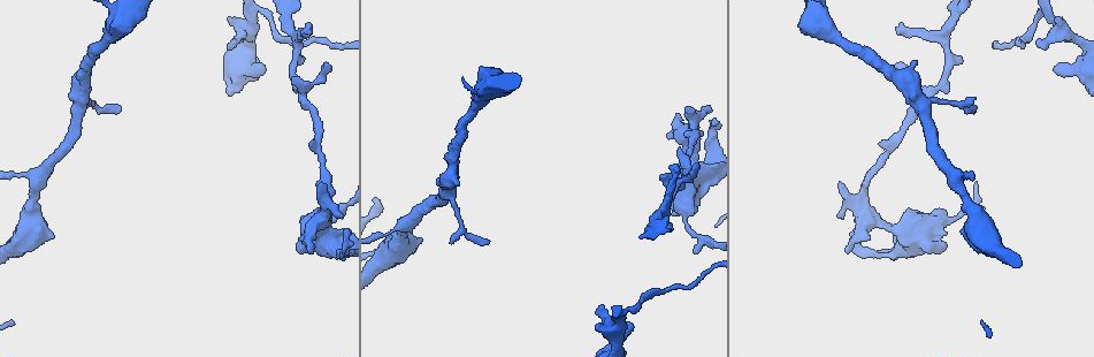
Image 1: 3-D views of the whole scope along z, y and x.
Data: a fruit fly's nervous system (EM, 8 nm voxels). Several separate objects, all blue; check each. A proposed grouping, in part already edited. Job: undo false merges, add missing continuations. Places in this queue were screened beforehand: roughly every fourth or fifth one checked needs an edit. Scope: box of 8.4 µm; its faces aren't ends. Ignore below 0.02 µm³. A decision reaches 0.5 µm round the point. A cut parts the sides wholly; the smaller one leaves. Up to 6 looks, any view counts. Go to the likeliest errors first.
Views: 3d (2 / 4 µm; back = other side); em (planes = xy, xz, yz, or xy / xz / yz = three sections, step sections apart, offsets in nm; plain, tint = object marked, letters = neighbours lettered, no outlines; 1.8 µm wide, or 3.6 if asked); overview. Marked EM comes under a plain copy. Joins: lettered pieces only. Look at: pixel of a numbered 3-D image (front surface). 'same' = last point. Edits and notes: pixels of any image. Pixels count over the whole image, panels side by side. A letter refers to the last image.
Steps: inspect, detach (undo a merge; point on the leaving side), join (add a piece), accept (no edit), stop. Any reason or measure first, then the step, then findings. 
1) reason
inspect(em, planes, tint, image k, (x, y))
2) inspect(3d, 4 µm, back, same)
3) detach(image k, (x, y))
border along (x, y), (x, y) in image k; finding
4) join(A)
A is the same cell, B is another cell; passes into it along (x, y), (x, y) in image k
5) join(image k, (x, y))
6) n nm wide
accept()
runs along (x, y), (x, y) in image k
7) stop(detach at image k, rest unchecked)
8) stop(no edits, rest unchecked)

small branch off a trunk
inspect(3d, 4 µm, back, image 1, (929, 227))

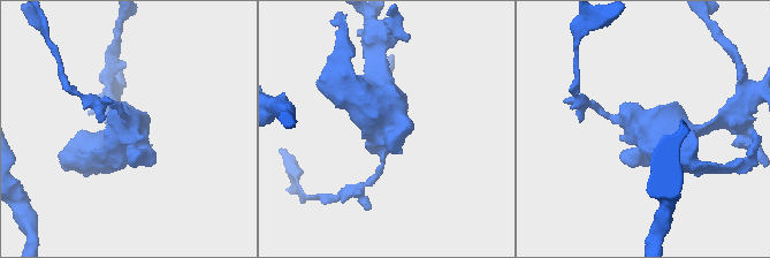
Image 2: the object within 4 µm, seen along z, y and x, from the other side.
3 arms
inspect(em, 3.6 µm, xz, step 16, tint, image 2, (641, 129))

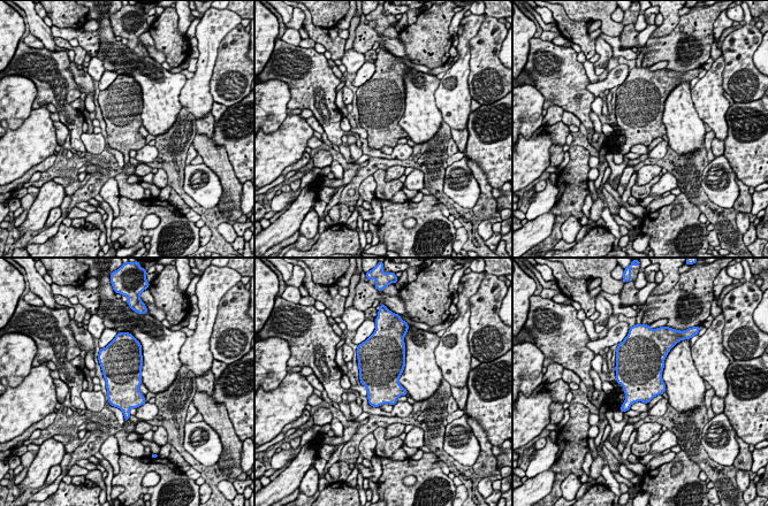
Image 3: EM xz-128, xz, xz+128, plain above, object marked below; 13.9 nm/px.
inspect(em, 3.6 µm, planes, letters, same)

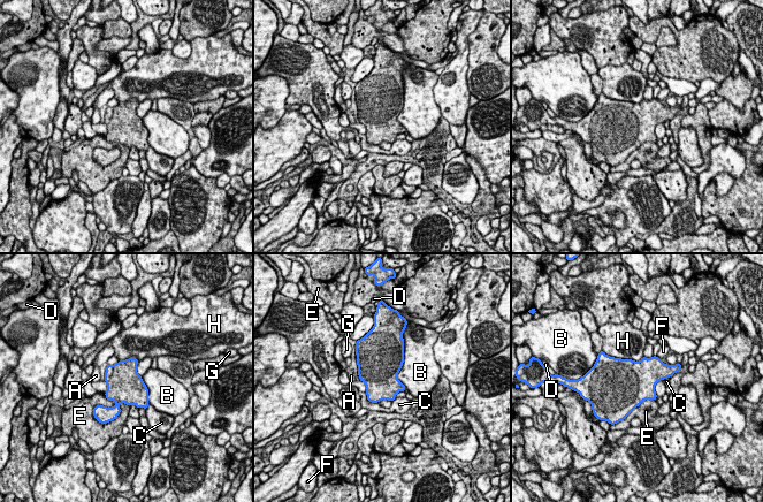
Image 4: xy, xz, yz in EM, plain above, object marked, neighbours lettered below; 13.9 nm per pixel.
accept()
A, B, C, D, E, F, G and H are other cells; all the same neuron

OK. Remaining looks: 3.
tapers out
inspect(3d, 4 µm, image 1, (670, 166))

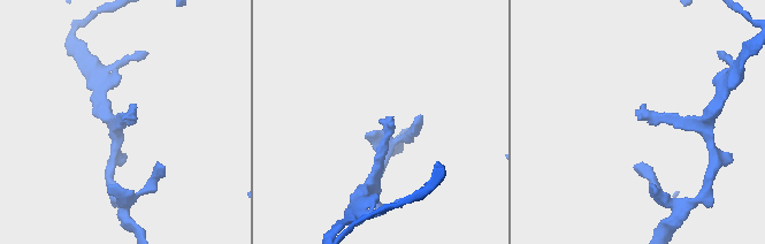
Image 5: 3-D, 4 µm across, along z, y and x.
need the tissue
inspect(em, planes, tint, image 5, (381, 120))

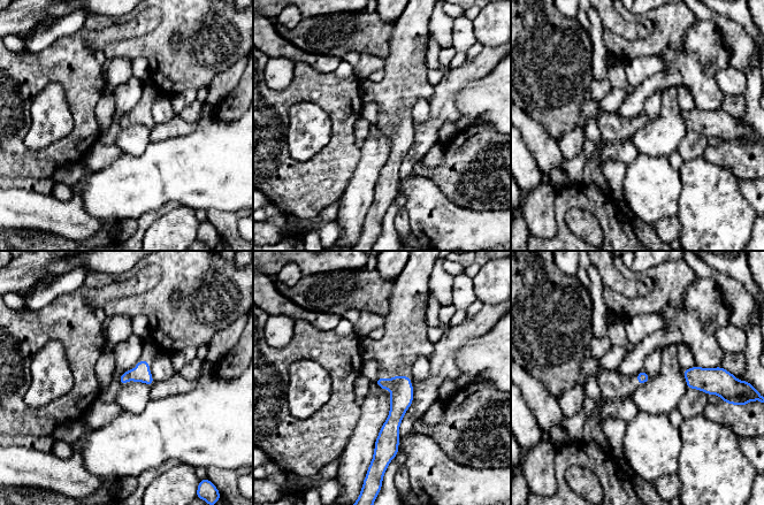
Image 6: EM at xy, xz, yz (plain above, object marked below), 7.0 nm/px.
inspect(em, planes, letters, same)

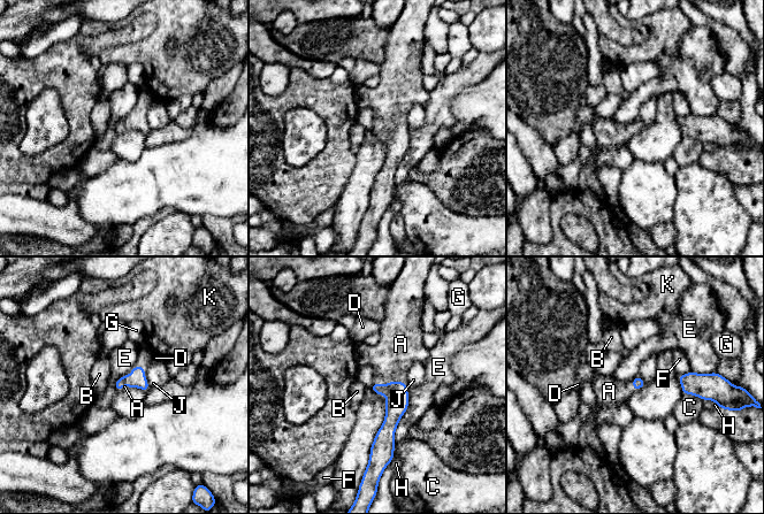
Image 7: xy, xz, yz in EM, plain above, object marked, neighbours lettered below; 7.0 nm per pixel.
join(A)
A is the same cell, B, C, D, E, F, G, H, J and K are other cells; passes into it along (395, 407), (389, 382), (398, 347) in image 7; it goes on there

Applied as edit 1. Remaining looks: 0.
stop(join at image 7, rest unchecked)

